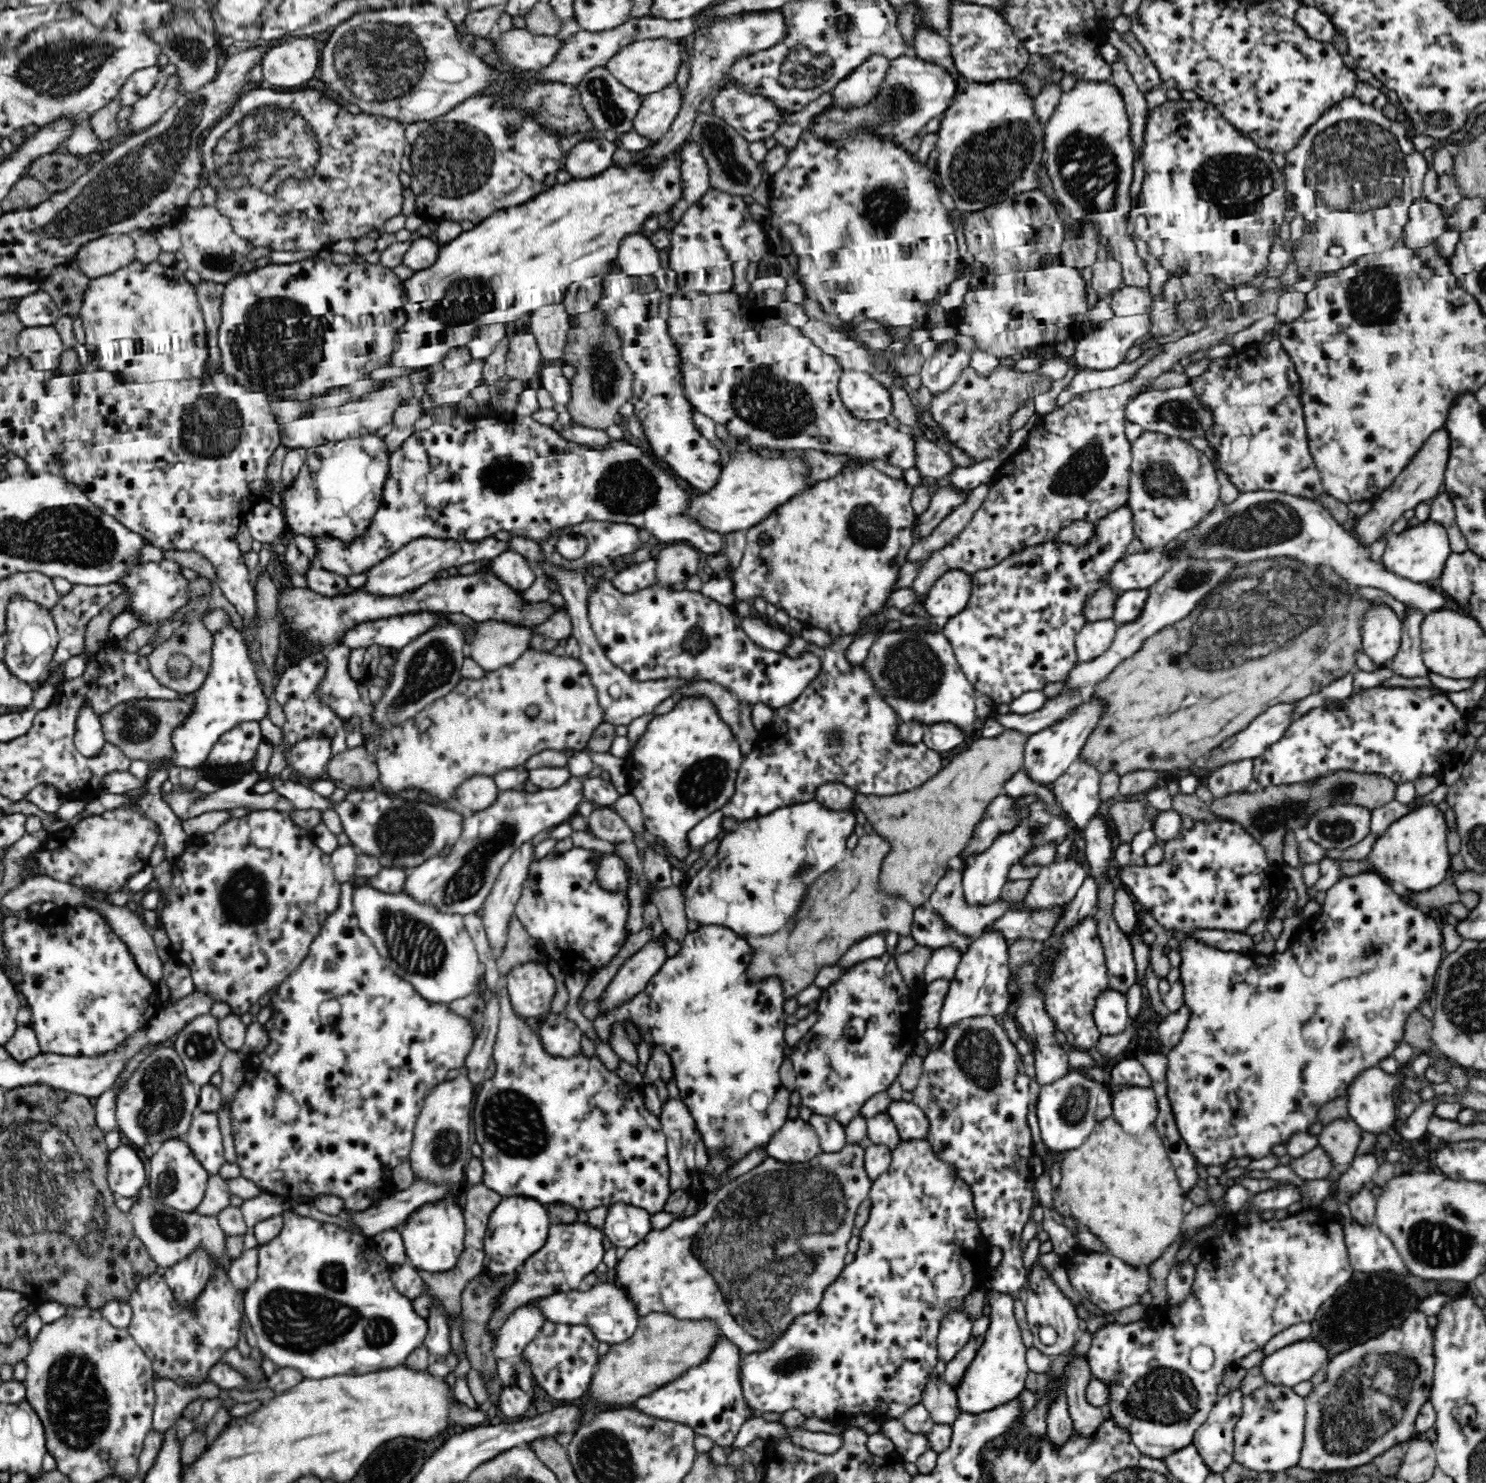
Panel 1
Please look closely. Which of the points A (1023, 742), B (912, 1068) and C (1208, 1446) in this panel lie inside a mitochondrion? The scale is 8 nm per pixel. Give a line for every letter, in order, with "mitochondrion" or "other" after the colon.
A: other
B: other
C: other

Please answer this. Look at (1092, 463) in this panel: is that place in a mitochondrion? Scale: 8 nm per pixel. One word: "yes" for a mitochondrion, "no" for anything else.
yes

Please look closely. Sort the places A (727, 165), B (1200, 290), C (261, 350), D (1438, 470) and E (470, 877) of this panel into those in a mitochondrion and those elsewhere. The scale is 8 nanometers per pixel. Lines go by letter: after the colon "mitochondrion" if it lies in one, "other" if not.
A: mitochondrion
B: mitochondrion
C: mitochondrion
D: other
E: mitochondrion

